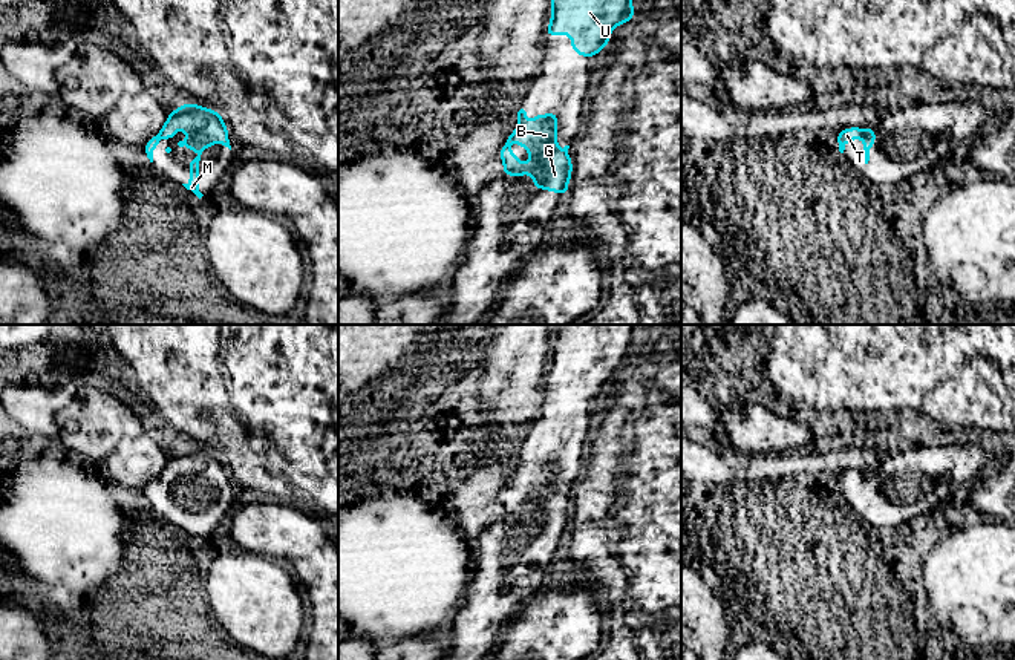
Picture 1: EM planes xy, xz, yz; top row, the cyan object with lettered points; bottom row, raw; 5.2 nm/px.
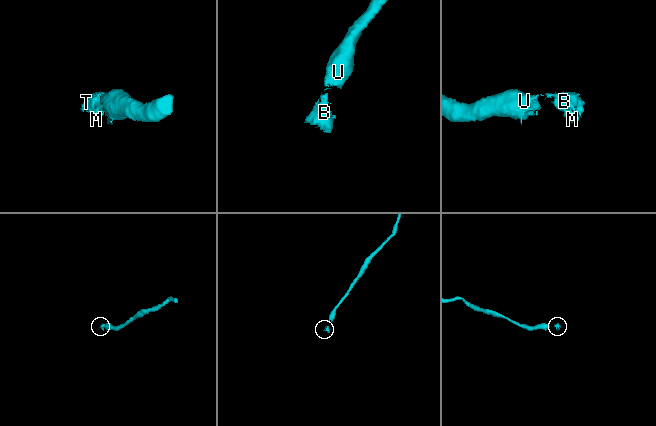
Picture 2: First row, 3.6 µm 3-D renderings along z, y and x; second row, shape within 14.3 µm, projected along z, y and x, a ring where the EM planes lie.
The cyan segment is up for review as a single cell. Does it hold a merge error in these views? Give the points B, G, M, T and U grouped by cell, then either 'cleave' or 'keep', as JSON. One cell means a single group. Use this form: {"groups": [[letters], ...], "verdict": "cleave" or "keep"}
{"groups": [["B", "G", "M", "T", "U"]], "verdict": "keep"}

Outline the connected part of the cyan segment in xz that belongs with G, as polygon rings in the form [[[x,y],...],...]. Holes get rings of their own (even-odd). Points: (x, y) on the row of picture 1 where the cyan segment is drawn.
[[[527,106],[516,109],[517,127],[507,135],[499,150],[504,164],[504,176],[533,175],[533,187],[560,193],[566,198],[568,184],[573,173],[573,161],[568,149],[557,149],[557,113],[534,113],[534,123],[527,121]],[[510,142],[519,142],[522,149],[530,152],[530,161],[522,164],[519,158],[508,149]]]

